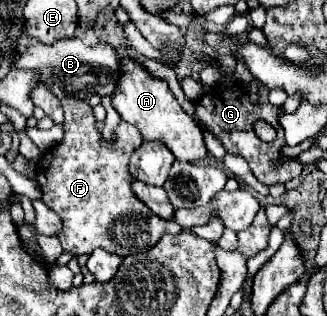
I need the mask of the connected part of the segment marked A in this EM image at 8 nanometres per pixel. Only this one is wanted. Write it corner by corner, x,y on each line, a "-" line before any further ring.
124,58
122,62
124,76
120,76
116,92
112,94
112,106
118,110
124,122
134,124
144,140
158,140
162,142
174,156
176,160
184,162
198,162
208,156
208,148
204,144
204,134
200,126
188,116
182,106
176,102
174,94
170,92
168,84
164,80
152,78
144,66
138,62

